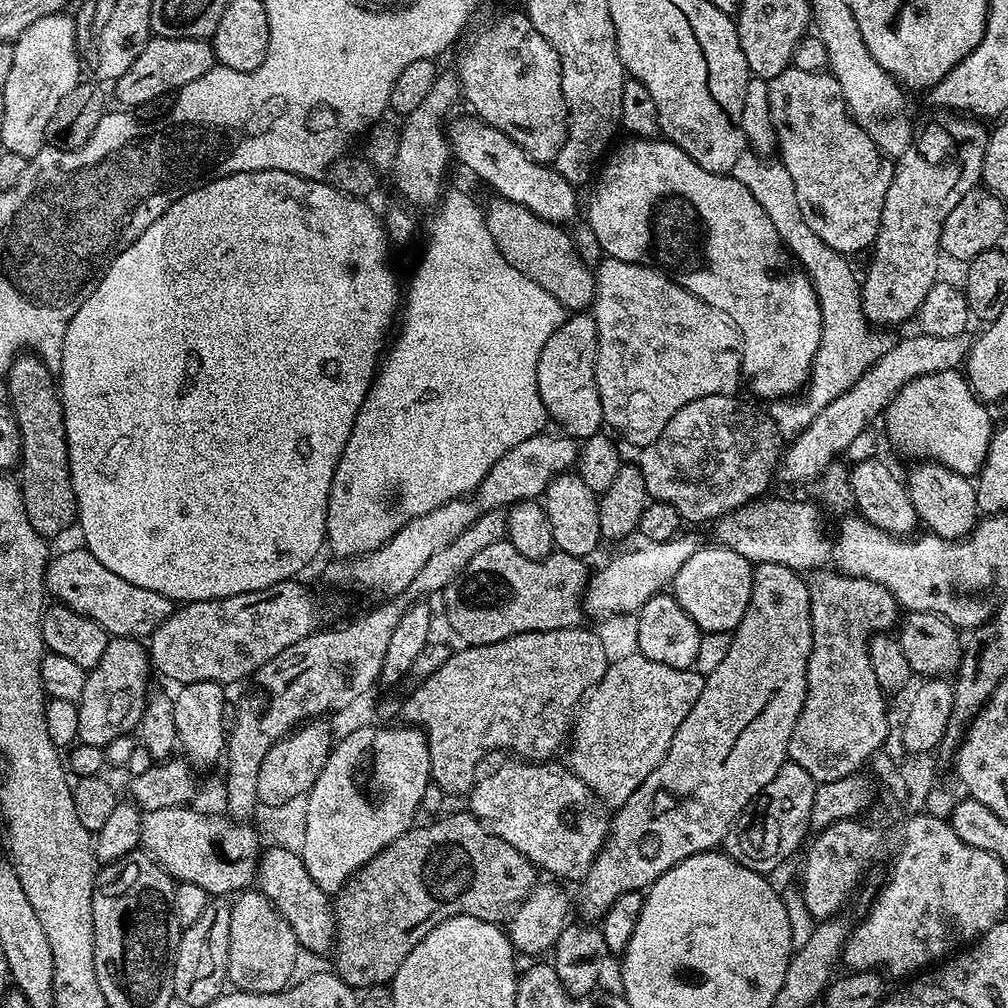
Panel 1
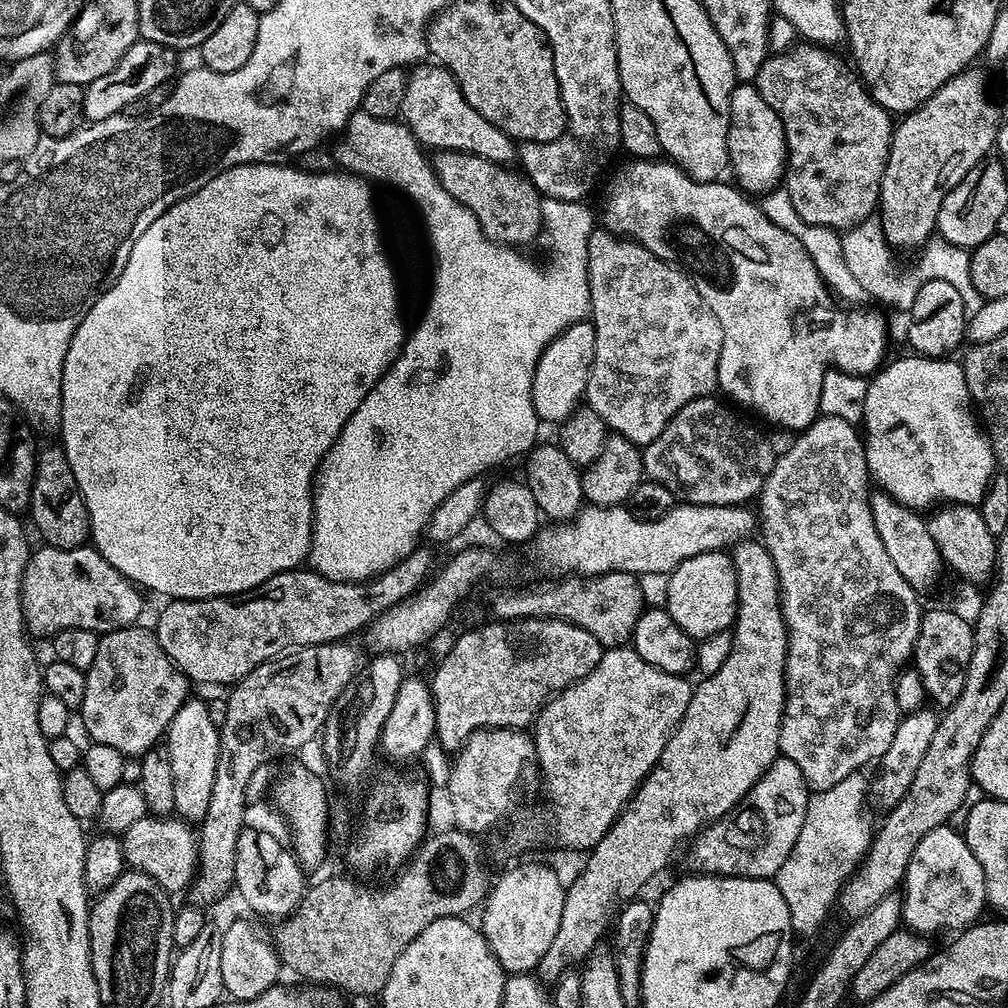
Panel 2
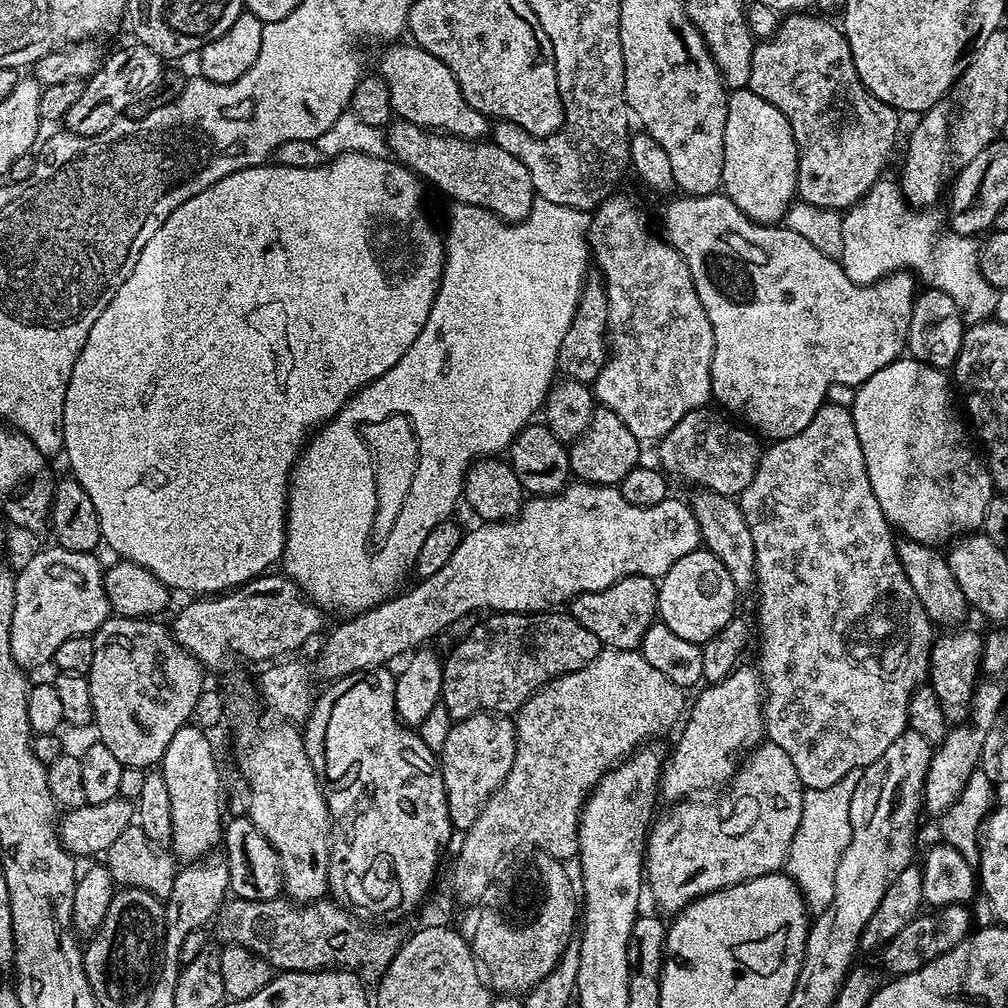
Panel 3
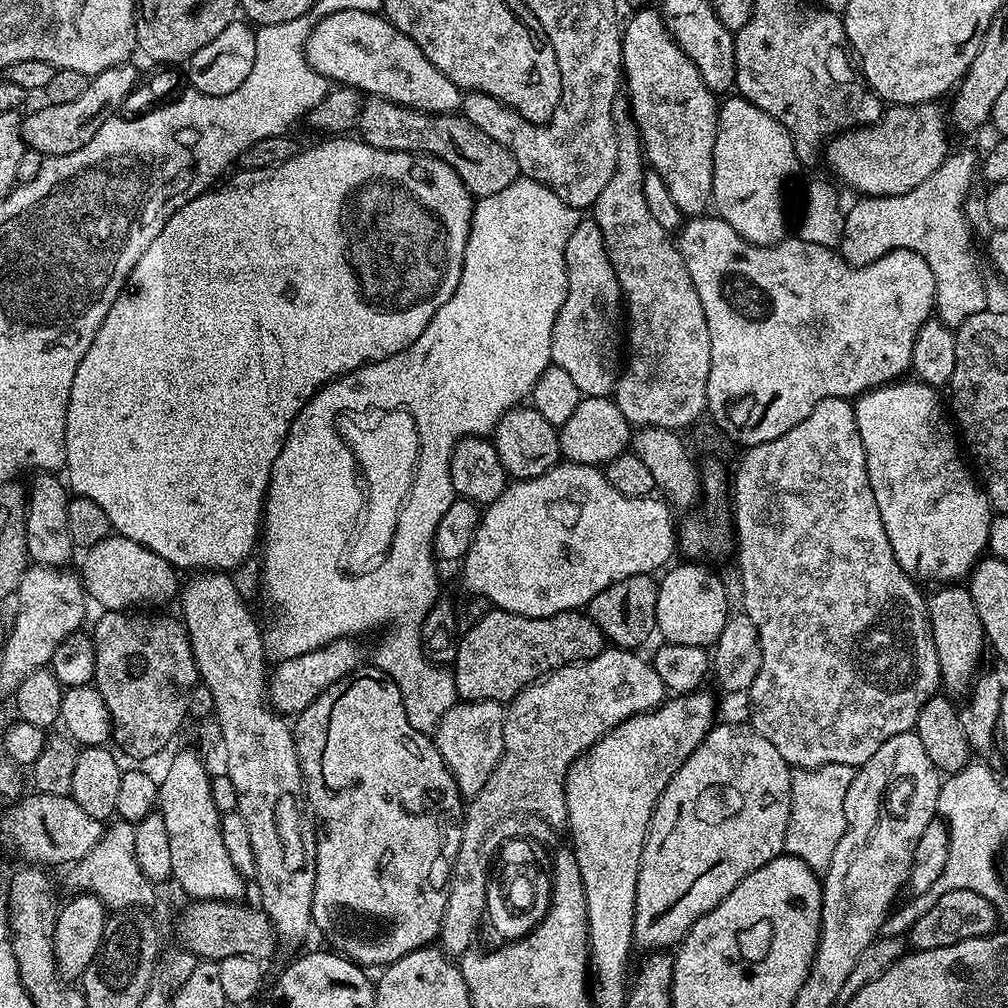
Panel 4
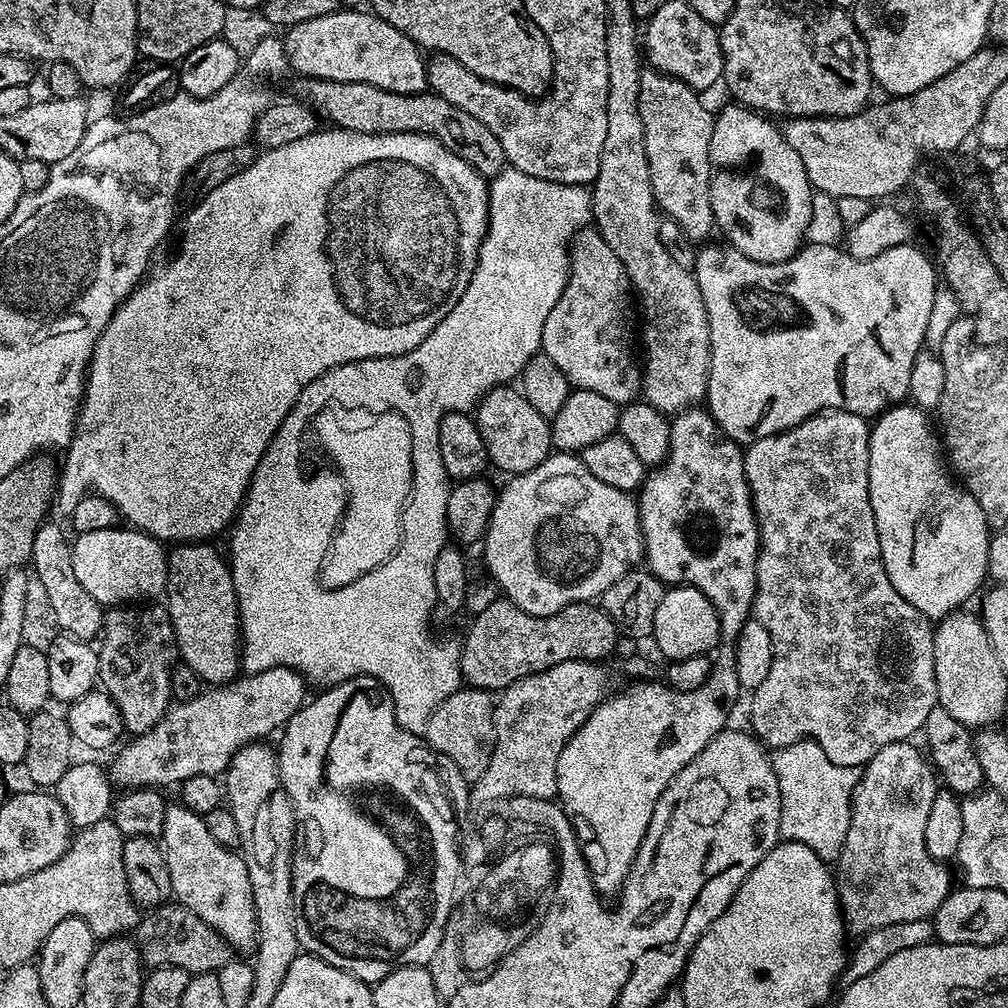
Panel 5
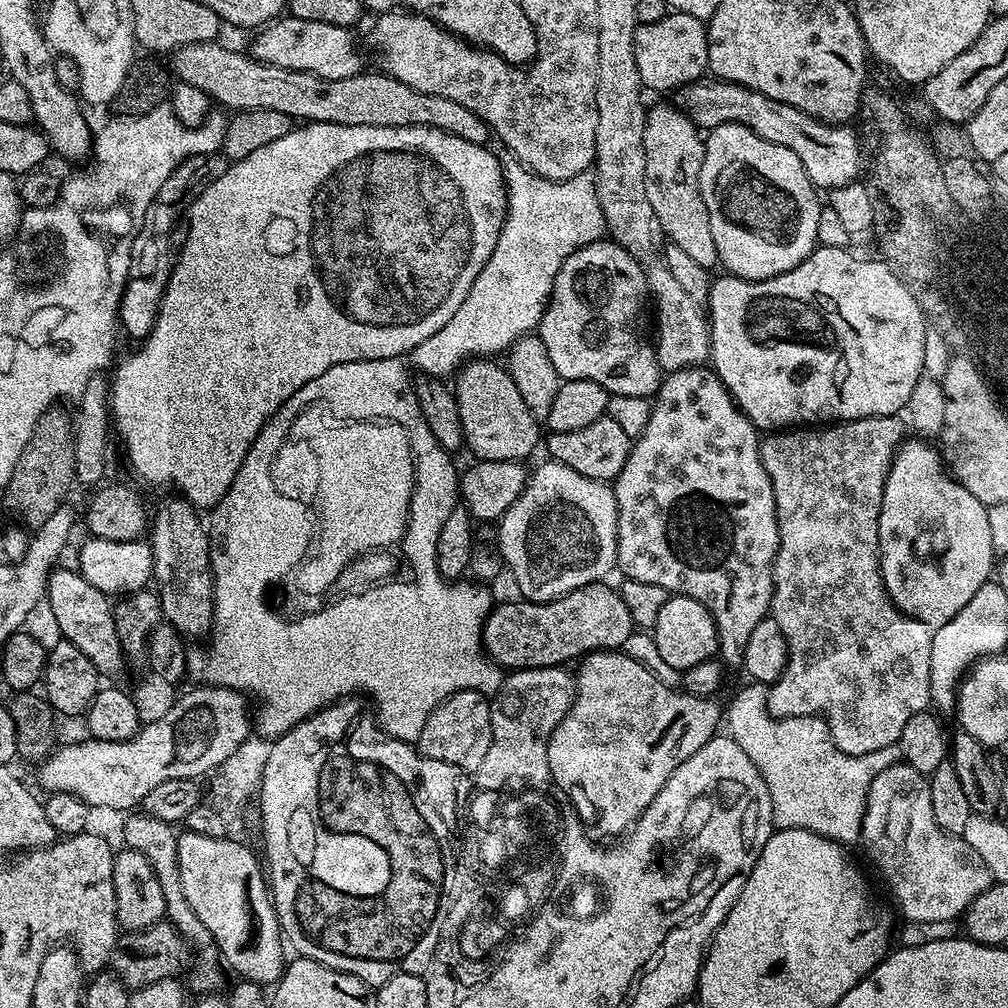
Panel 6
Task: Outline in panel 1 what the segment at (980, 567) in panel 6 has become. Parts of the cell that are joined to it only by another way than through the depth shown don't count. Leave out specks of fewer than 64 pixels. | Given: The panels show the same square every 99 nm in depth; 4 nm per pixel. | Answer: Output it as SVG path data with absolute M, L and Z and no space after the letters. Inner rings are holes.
M942 370L938 374L915 376L898 394L888 403L882 413L884 432L888 440L904 456L913 456L916 462L935 462L944 464L950 470L969 478L975 477L979 472L986 450L990 446L990 438L994 431L992 416L987 412L985 401L979 400L968 385L968 377L960 370Z

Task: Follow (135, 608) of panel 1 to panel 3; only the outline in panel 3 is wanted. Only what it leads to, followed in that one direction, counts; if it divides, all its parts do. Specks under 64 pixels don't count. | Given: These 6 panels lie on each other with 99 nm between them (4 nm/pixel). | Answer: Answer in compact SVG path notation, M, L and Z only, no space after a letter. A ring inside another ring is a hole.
M51 546L52 548L44 548L41 552L36 552L24 564L21 572L15 573L16 585L14 586L14 618L10 618L10 652L14 654L14 662L18 662L18 666L25 670L31 668L40 668L44 663L51 661L56 655L58 646L62 646L62 642L66 642L66 638L71 636L92 636L99 630L104 622L110 617L110 607L107 594L104 591L105 569L100 568L97 558L91 552L71 552L59 546Z

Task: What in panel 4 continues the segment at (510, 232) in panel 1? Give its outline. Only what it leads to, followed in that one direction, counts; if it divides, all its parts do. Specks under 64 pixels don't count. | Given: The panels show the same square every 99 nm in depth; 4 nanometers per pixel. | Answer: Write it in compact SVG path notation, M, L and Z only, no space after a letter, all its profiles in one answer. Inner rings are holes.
M368 96L360 106L358 132L364 143L387 152L415 152L438 157L455 170L458 178L462 178L468 191L476 198L506 190L506 186L521 175L518 162L510 150L494 142L490 134L482 134L478 126L460 114L423 112L390 102L384 96Z

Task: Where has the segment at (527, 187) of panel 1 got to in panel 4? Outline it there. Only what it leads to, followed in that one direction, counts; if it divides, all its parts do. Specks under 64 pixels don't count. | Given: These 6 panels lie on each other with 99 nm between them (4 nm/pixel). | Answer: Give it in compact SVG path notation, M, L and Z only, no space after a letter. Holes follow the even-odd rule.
M338 10L329 16L319 17L313 23L308 35L304 56L308 59L310 67L325 80L355 88L368 96L384 96L390 102L407 108L452 114L462 104L462 89L454 82L450 82L450 78L446 78L446 74L442 74L442 70L438 70L438 66L434 66L434 62L430 62L430 58L422 54L422 50L418 50L418 46L410 37L402 34L402 30L394 27L383 15L374 12Z

